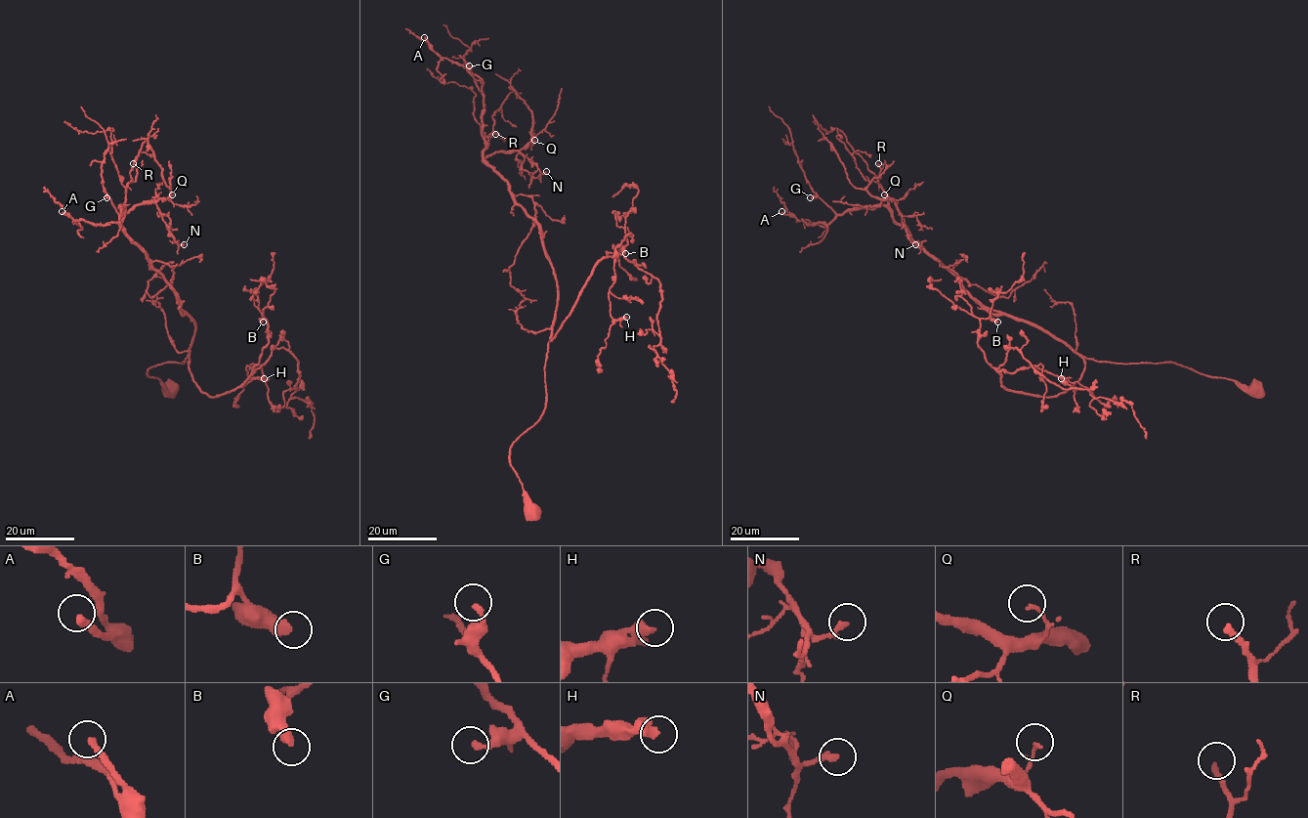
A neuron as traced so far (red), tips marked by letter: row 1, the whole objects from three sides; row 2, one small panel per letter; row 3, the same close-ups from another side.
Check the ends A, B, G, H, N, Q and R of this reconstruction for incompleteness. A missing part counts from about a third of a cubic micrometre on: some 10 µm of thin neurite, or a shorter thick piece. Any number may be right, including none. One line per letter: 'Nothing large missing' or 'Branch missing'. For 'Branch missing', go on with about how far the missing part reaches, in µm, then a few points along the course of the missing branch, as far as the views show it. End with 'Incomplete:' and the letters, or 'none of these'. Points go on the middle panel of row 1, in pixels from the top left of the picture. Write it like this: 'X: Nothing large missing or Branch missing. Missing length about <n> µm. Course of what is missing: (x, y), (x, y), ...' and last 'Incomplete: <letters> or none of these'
A: Branch missing. Missing length about 25 µm
B: Nothing large missing
G: Nothing large missing
H: Nothing large missing
N: Nothing large missing
Q: Nothing large missing
R: Branch missing. Missing length about 25 µm
Incomplete: A, R

